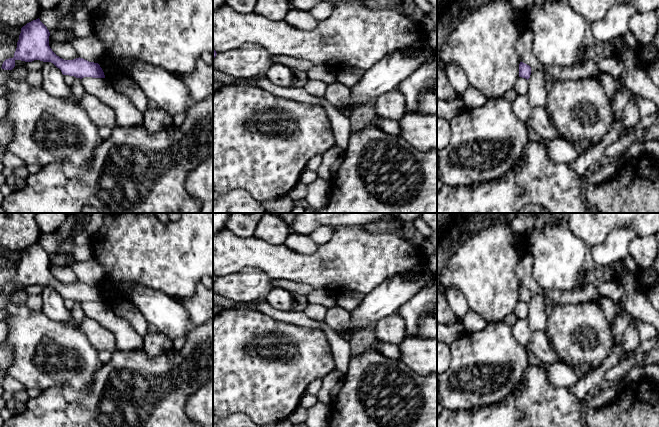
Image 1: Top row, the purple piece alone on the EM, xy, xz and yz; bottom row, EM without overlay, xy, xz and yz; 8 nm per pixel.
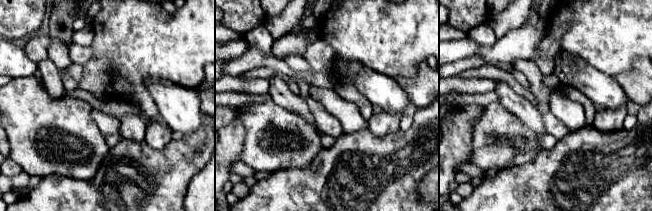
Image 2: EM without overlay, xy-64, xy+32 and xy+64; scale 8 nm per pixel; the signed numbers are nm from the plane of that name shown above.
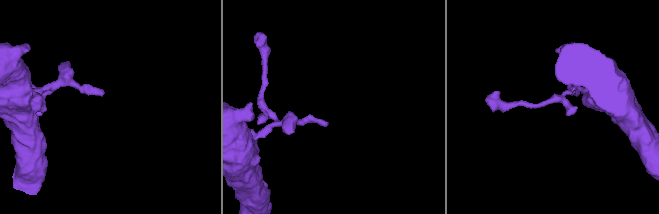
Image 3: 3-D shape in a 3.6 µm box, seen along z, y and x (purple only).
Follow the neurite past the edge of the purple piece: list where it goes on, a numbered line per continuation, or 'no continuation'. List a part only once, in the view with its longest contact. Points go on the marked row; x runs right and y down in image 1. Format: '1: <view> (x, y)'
no continuation

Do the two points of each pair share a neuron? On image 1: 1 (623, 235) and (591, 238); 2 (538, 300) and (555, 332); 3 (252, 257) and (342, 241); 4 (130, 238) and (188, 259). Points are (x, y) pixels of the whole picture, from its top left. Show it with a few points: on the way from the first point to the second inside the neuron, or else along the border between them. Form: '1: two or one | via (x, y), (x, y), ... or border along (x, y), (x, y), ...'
1: two | border along (627, 228), (613, 229), (602, 242), (592, 247)
2: two | border along (548, 316), (545, 332)
3: one | via (274, 260), (316, 261), (320, 257)
4: one | via (144, 251), (159, 256), (174, 257)

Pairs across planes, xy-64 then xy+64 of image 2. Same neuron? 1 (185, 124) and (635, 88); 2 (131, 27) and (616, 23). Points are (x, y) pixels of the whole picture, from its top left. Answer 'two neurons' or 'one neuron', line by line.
1: two neurons
2: one neuron

